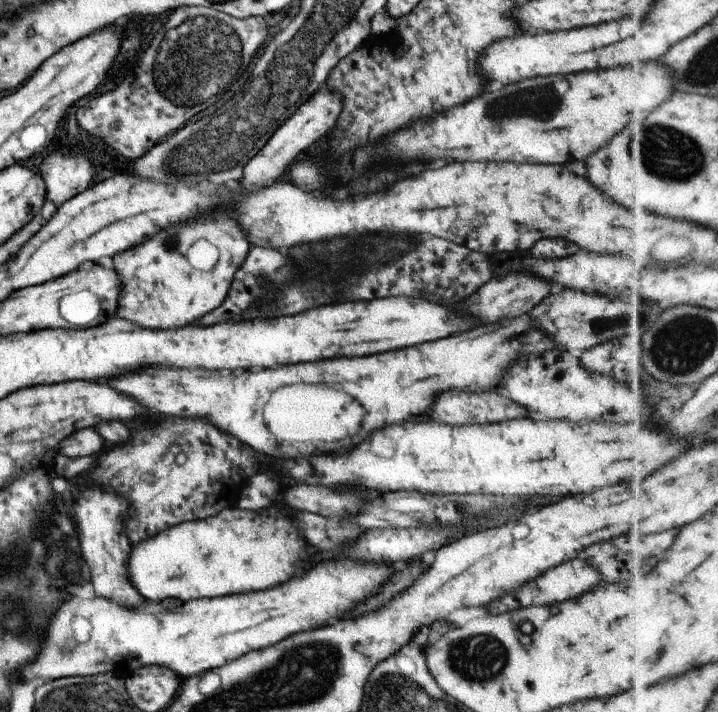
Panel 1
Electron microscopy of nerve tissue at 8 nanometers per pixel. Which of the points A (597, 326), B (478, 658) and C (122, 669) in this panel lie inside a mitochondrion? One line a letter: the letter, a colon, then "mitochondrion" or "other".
A: mitochondrion
B: mitochondrion
C: other

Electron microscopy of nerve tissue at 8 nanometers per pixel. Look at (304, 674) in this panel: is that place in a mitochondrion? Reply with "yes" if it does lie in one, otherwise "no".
yes

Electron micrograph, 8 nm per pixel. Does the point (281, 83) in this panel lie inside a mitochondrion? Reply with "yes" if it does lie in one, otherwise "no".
yes

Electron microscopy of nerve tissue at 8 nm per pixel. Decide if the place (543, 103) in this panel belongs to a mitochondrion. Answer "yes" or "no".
yes

